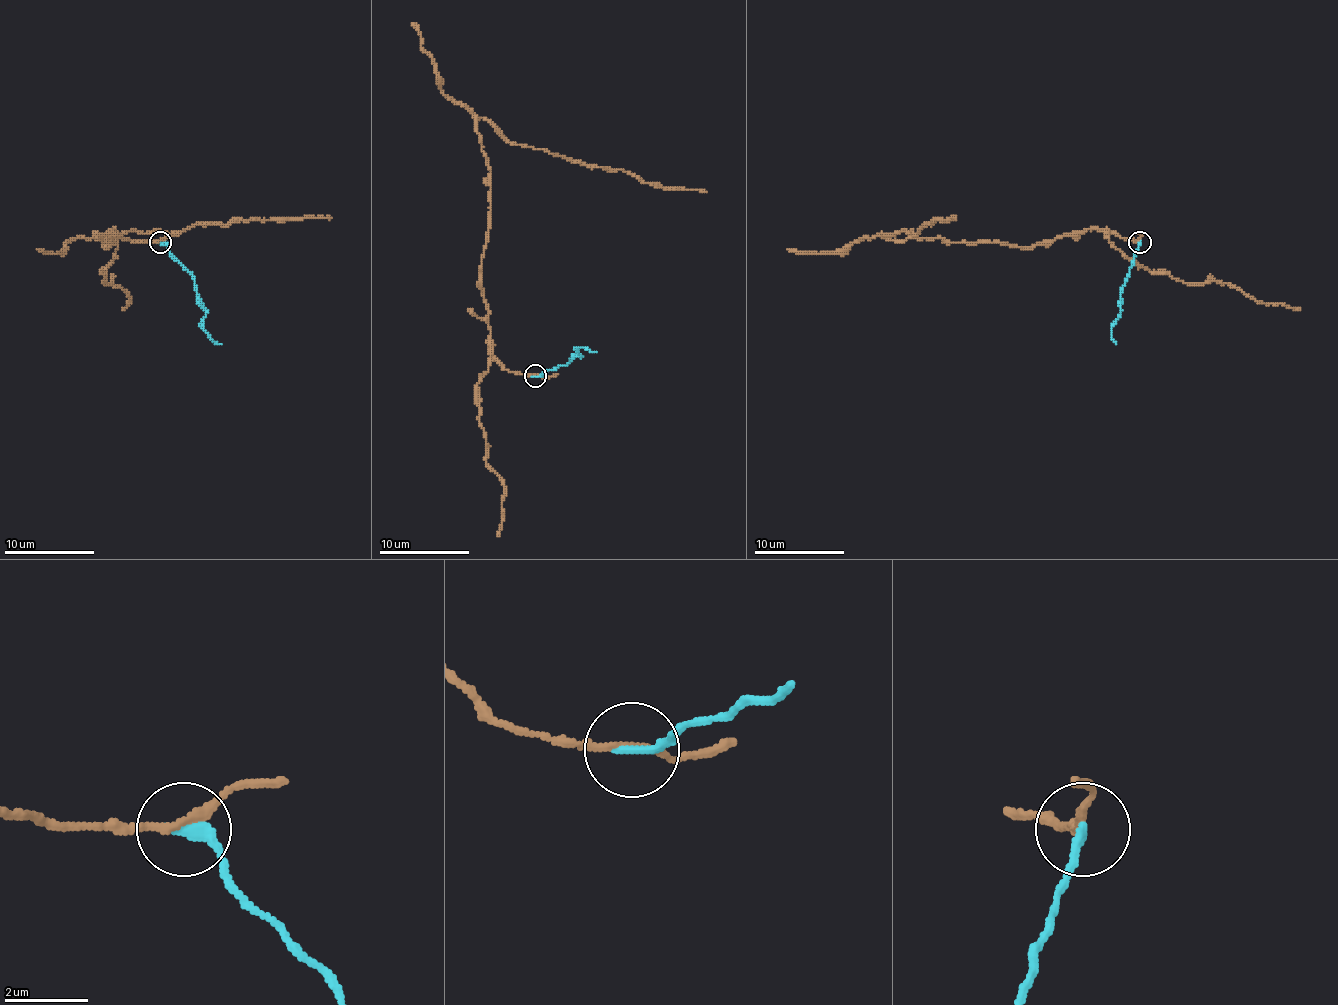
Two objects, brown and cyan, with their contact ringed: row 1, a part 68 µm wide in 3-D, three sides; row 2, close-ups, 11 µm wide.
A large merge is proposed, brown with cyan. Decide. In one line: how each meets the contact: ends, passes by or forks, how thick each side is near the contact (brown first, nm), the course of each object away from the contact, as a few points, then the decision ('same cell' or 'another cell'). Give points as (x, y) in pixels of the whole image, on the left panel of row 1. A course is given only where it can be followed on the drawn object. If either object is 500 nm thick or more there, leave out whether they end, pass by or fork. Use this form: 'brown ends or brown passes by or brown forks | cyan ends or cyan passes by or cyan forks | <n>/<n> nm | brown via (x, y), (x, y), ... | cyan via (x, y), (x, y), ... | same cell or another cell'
brown passes by | cyan ends | 180/280 nm | brown via (160, 240), (120, 238), (113, 229), (106, 247), (115, 242), (102, 238), (331, 218) | cyan via (160, 242), (194, 281), (199, 305), (205, 317), (203, 330), (221, 344) | another cell

